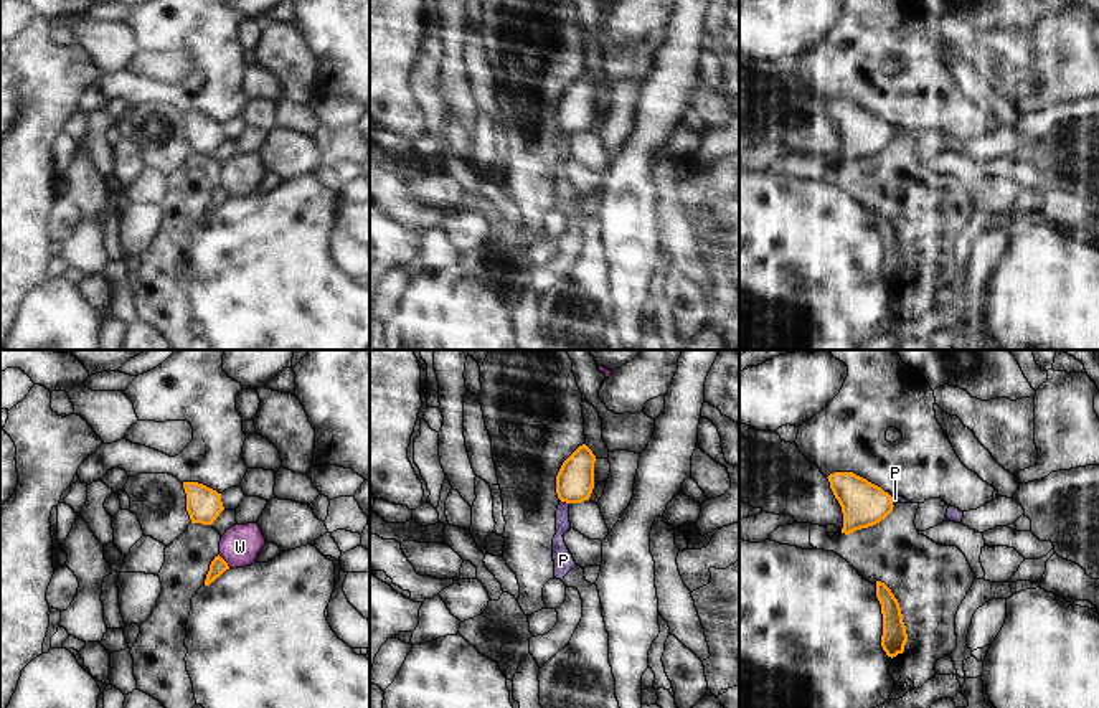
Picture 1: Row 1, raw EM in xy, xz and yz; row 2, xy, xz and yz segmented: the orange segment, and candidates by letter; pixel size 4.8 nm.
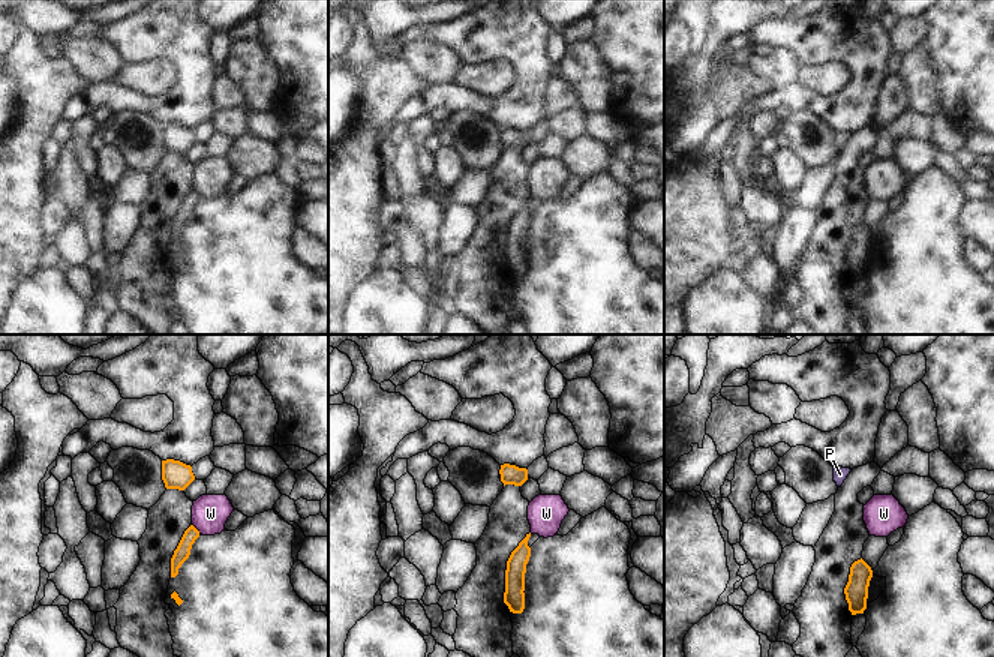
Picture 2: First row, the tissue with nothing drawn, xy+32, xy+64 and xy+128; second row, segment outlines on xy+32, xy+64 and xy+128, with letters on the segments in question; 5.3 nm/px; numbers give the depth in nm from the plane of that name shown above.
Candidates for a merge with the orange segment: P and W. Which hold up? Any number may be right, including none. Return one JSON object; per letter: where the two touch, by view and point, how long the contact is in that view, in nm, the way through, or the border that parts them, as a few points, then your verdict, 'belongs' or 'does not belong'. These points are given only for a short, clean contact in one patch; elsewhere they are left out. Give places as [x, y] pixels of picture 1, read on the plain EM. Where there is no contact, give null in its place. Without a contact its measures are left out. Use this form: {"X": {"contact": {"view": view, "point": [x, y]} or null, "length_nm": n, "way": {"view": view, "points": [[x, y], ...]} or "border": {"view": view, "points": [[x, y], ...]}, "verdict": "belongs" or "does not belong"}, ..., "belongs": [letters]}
{"P": {"contact": {"view": "xz", "point": [565, 131]}, "length_nm": 60, "way": {"view": "xz", "points": [[575, 113], [565, 131], [560, 180]]}, "verdict": "belongs"}, "W": {"contact": {"view": "xy", "point": [225, 192]}, "length_nm": 90, "border": {"view": "xy", "points": [[218, 185], [230, 197]]}, "verdict": "does not belong"}, "belongs": ["P"]}

